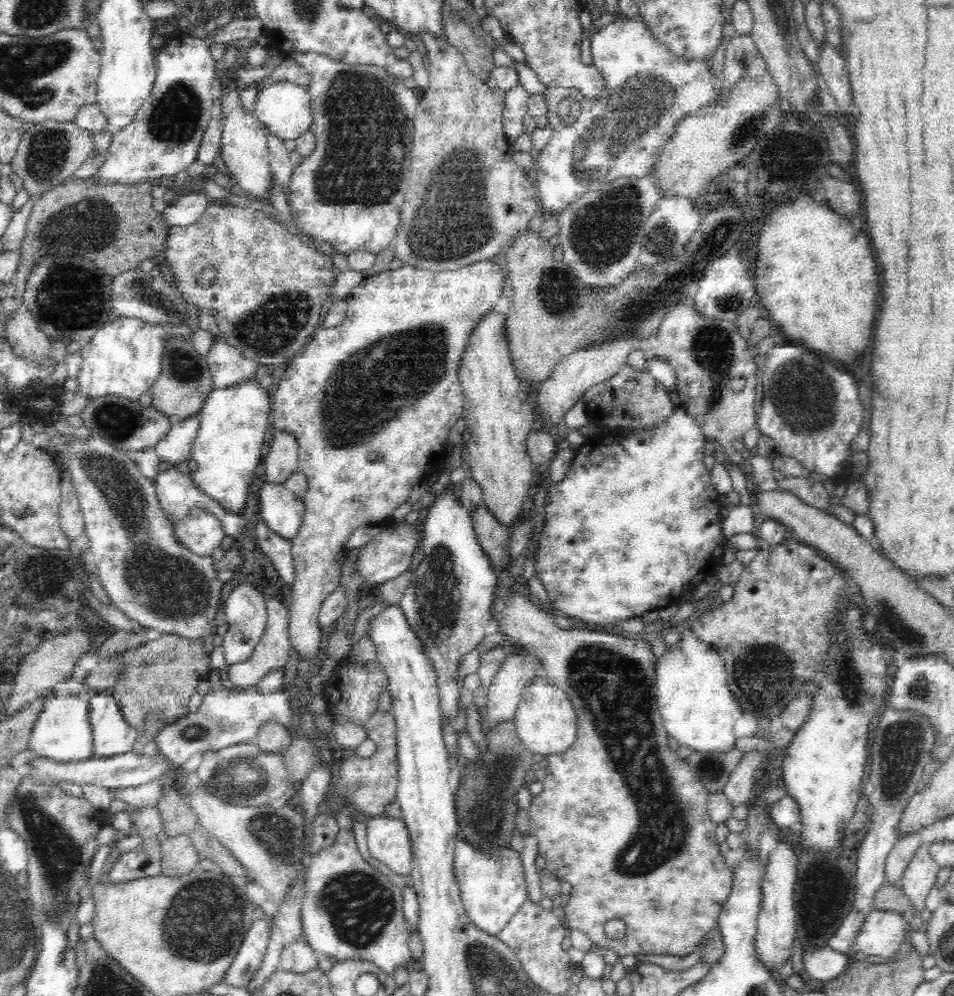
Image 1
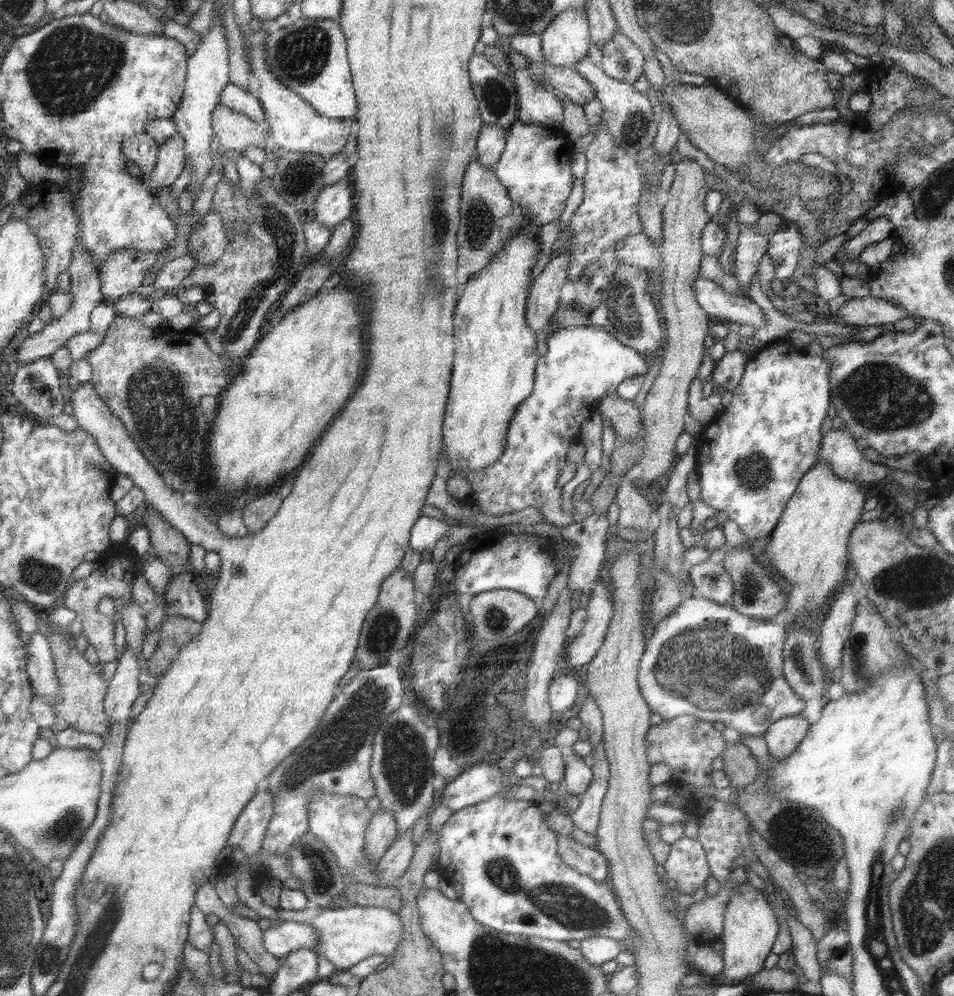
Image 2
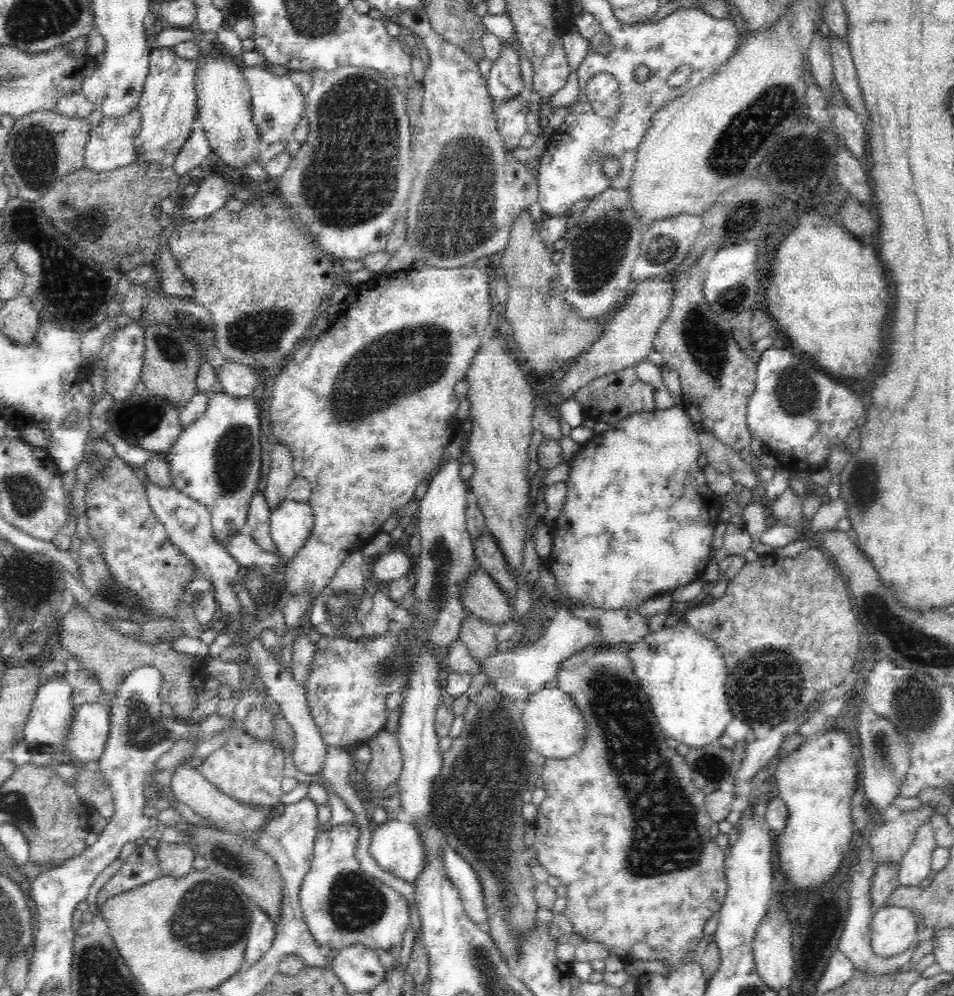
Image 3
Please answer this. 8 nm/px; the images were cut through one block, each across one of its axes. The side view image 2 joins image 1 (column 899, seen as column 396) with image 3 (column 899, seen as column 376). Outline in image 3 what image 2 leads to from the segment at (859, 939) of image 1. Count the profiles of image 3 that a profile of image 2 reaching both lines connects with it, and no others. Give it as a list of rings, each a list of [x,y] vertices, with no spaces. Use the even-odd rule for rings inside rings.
[[[898,906],[880,908],[872,918],[870,944],[876,956],[896,958],[906,952],[912,942],[916,942],[920,920],[916,912]]]

